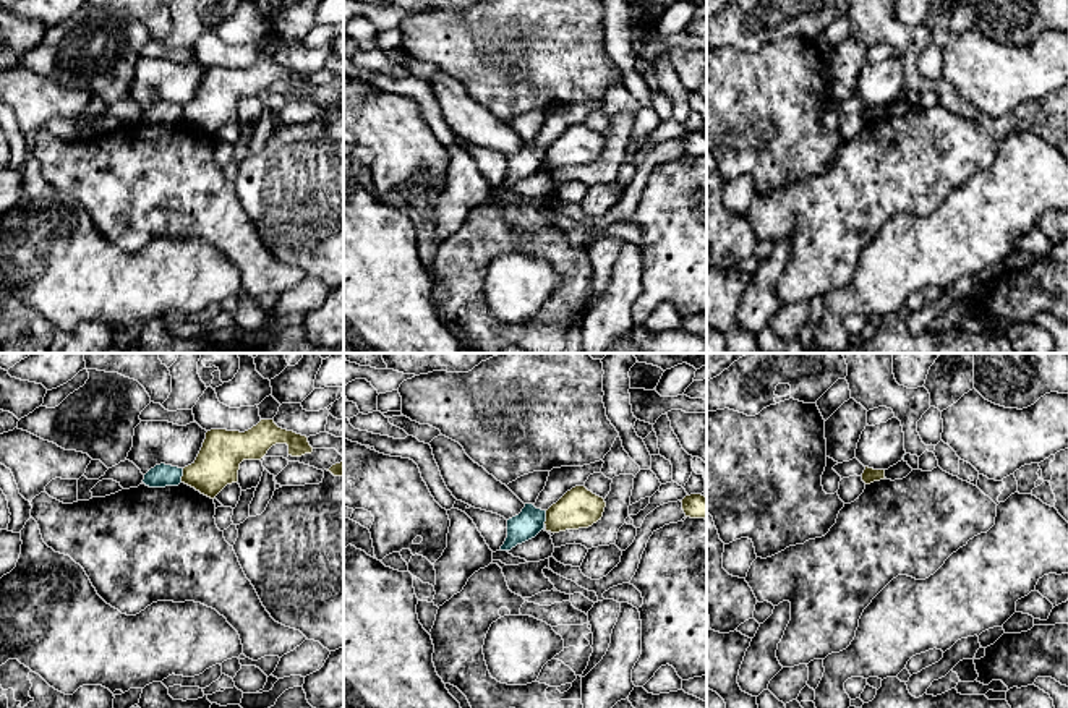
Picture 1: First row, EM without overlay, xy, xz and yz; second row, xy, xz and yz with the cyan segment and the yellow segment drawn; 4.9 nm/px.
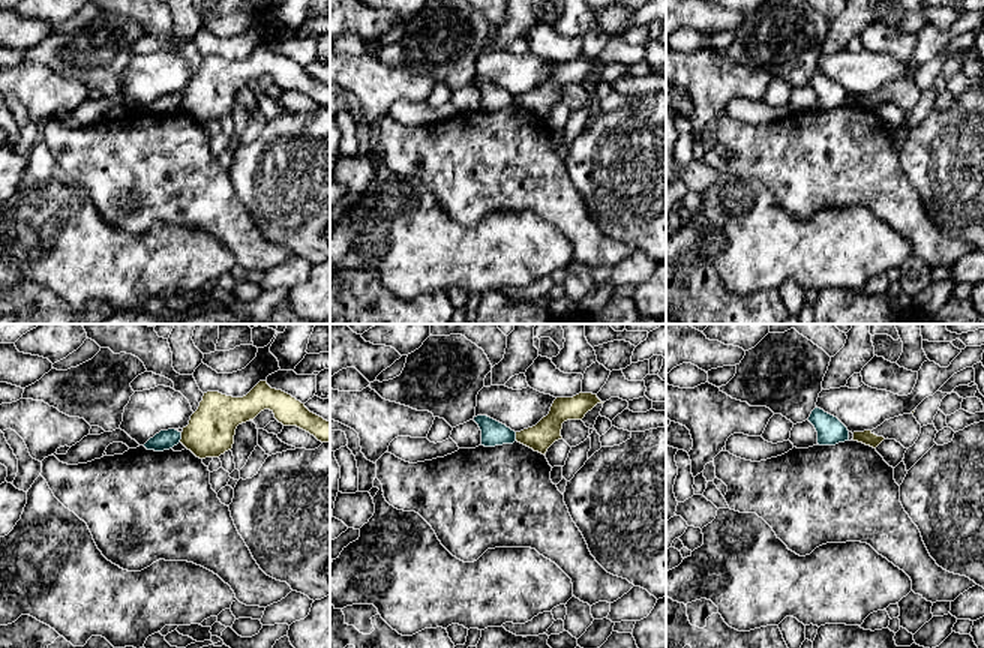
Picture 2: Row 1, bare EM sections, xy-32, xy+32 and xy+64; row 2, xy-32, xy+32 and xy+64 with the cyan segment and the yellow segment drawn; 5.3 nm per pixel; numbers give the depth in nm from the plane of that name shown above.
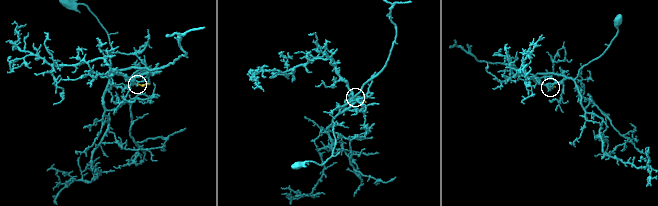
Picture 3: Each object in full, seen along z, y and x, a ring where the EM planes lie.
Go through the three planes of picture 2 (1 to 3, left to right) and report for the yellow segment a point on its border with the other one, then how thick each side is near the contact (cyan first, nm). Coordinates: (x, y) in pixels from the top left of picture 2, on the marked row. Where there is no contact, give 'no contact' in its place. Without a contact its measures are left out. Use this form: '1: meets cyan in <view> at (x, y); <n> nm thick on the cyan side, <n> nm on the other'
1: meets cyan in xy-32 at (180, 437); 110 nm thick on the cyan side, 260 nm on the other
2: meets cyan in xy+32 at (515, 437); 130 nm thick on the cyan side, 140 nm on the other
3: no contact

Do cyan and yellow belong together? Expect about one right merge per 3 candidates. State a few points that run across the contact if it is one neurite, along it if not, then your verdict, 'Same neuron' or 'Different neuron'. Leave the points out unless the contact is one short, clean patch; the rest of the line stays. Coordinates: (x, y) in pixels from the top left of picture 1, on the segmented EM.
Line: xy (183, 469), (180, 481). Different neuron

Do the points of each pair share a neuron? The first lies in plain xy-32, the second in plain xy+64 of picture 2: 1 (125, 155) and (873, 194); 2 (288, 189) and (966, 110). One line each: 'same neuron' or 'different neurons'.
1: same neuron
2: same neuron

